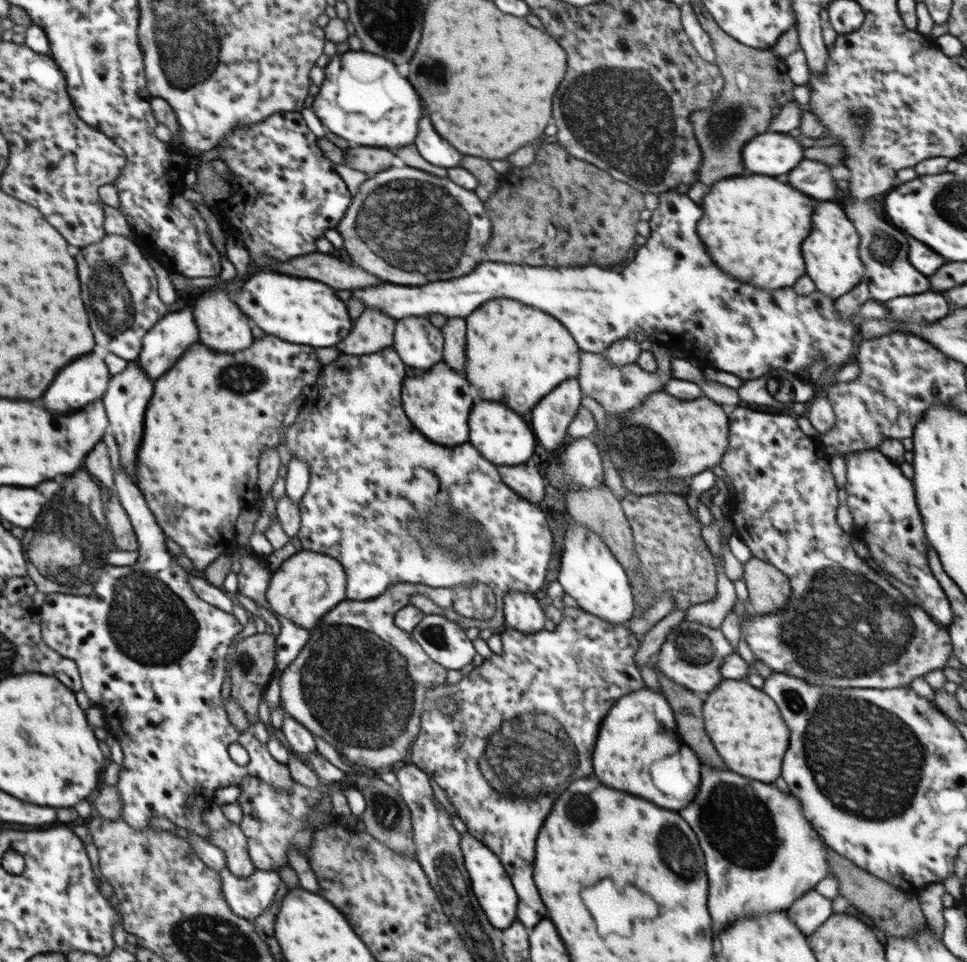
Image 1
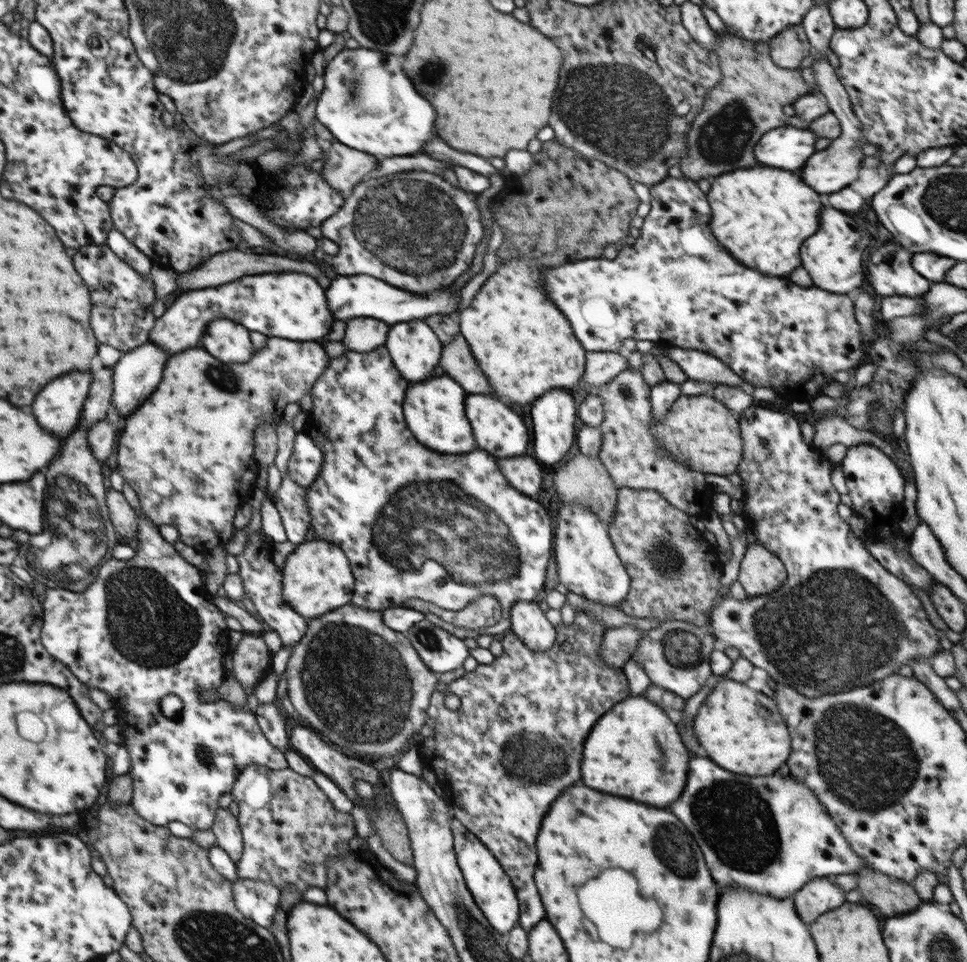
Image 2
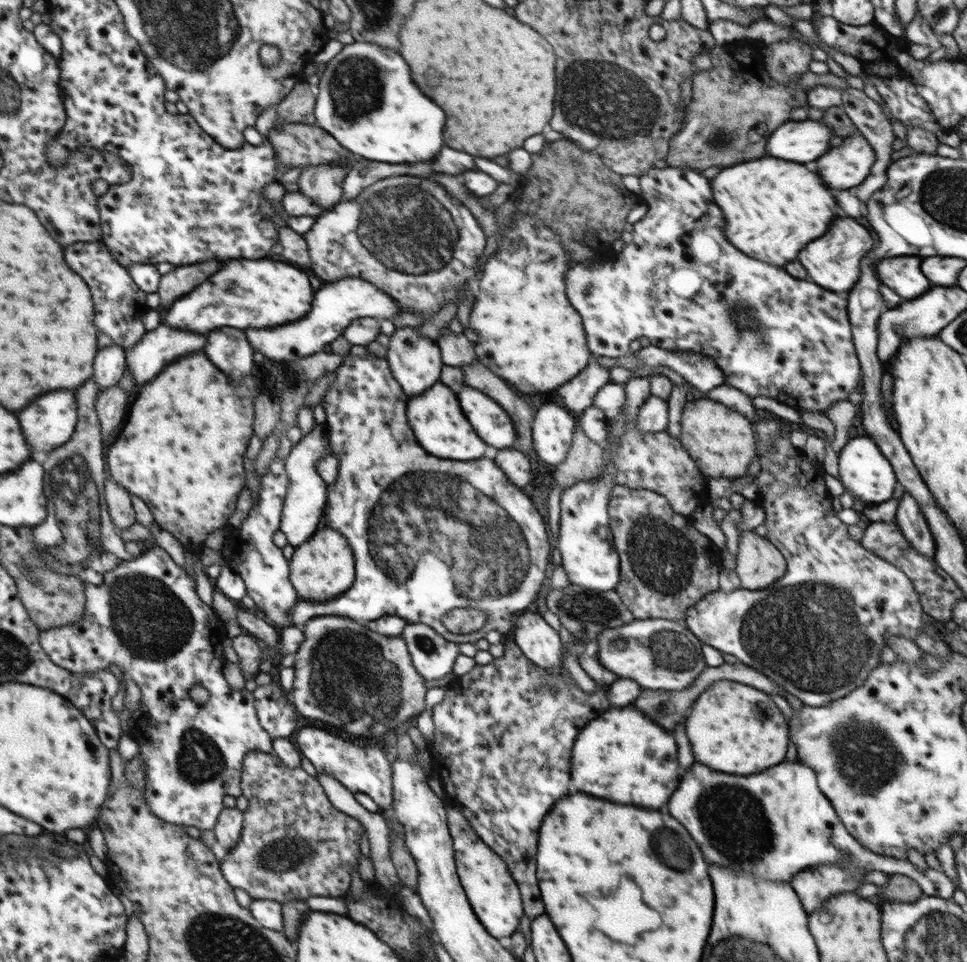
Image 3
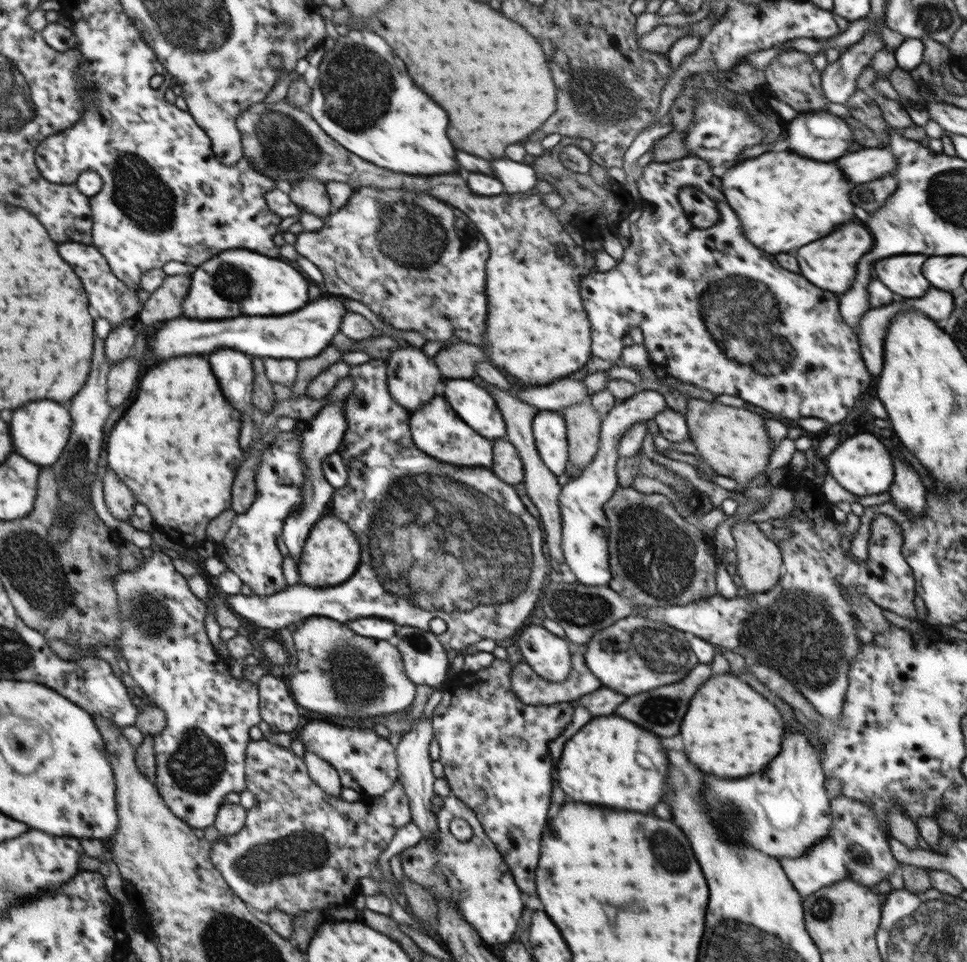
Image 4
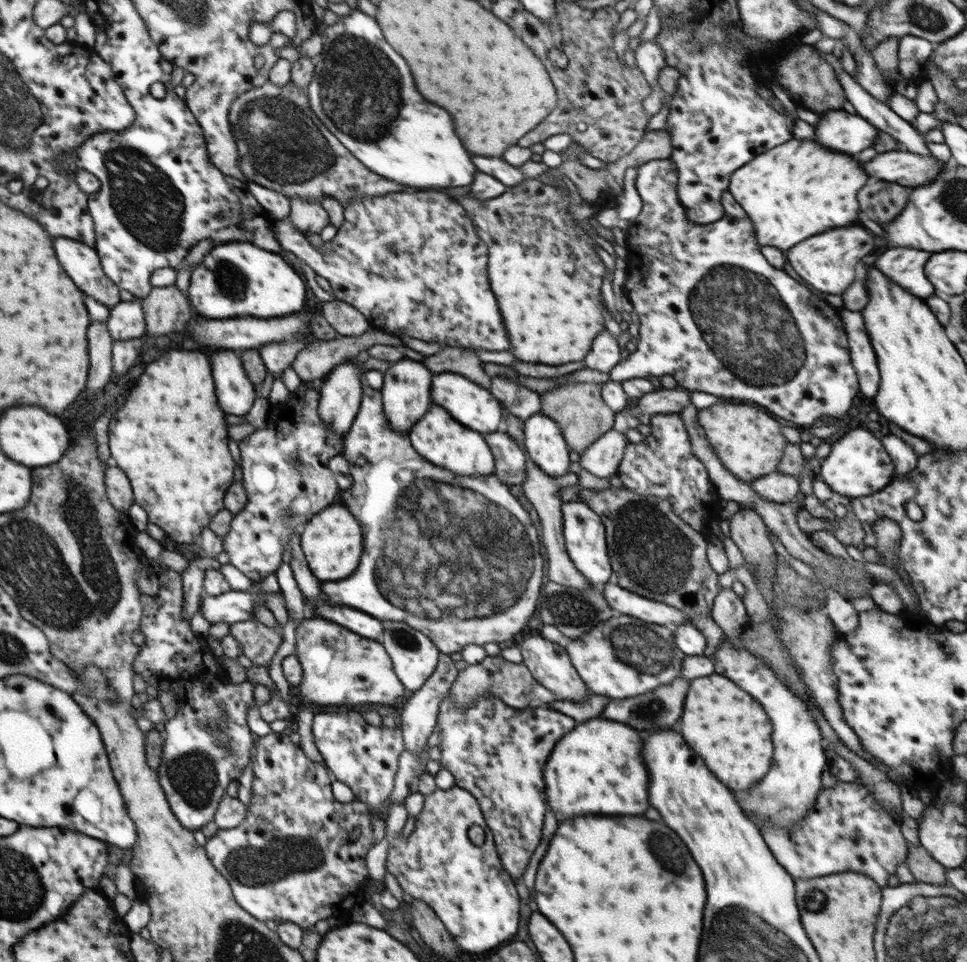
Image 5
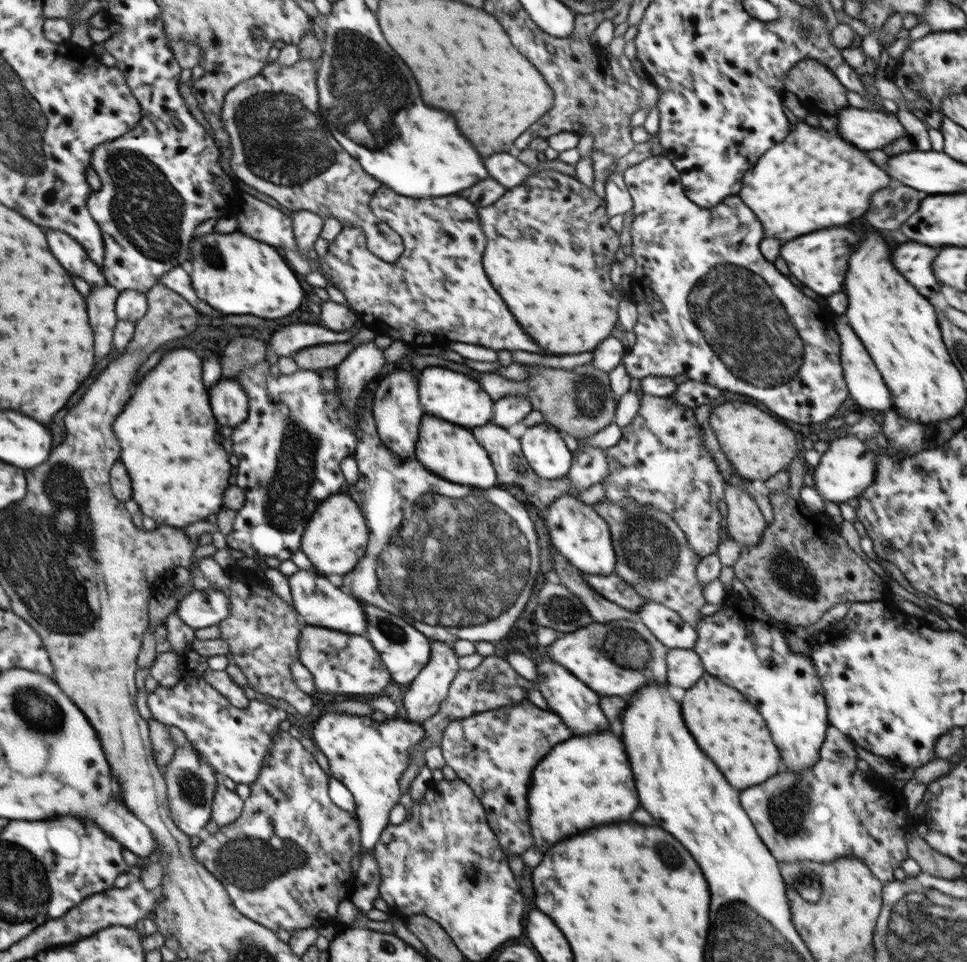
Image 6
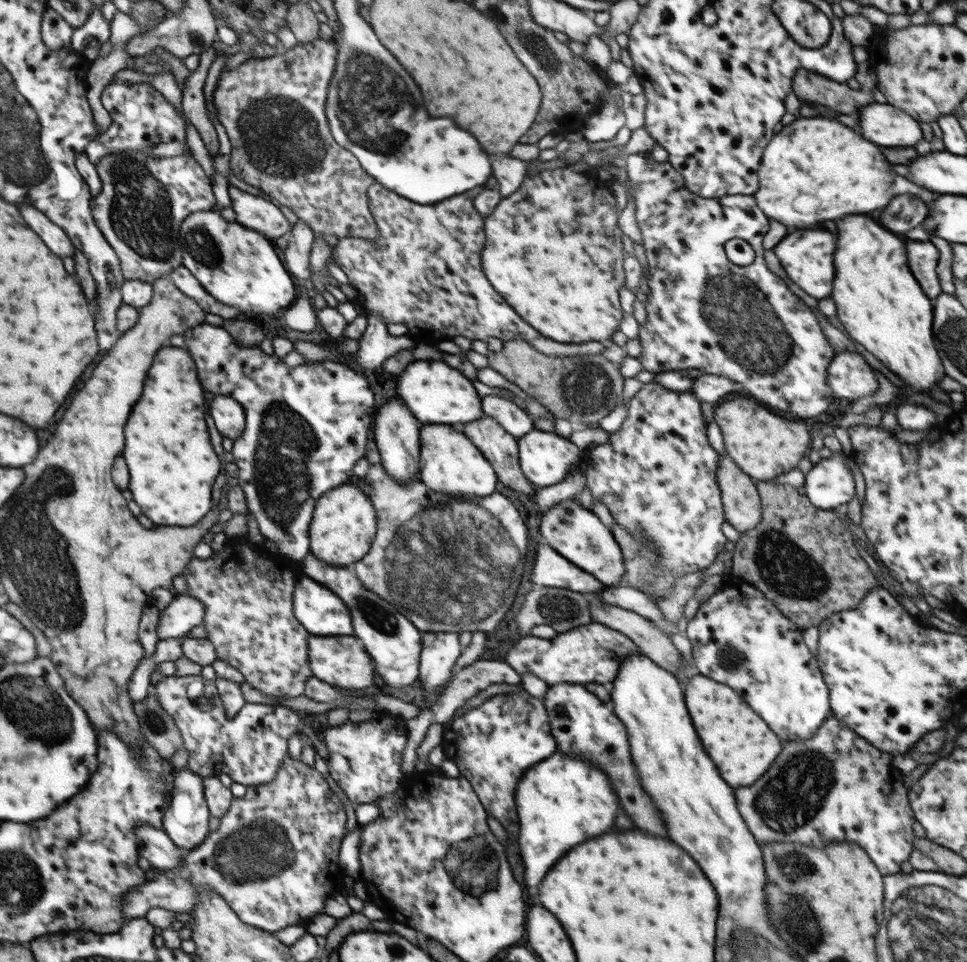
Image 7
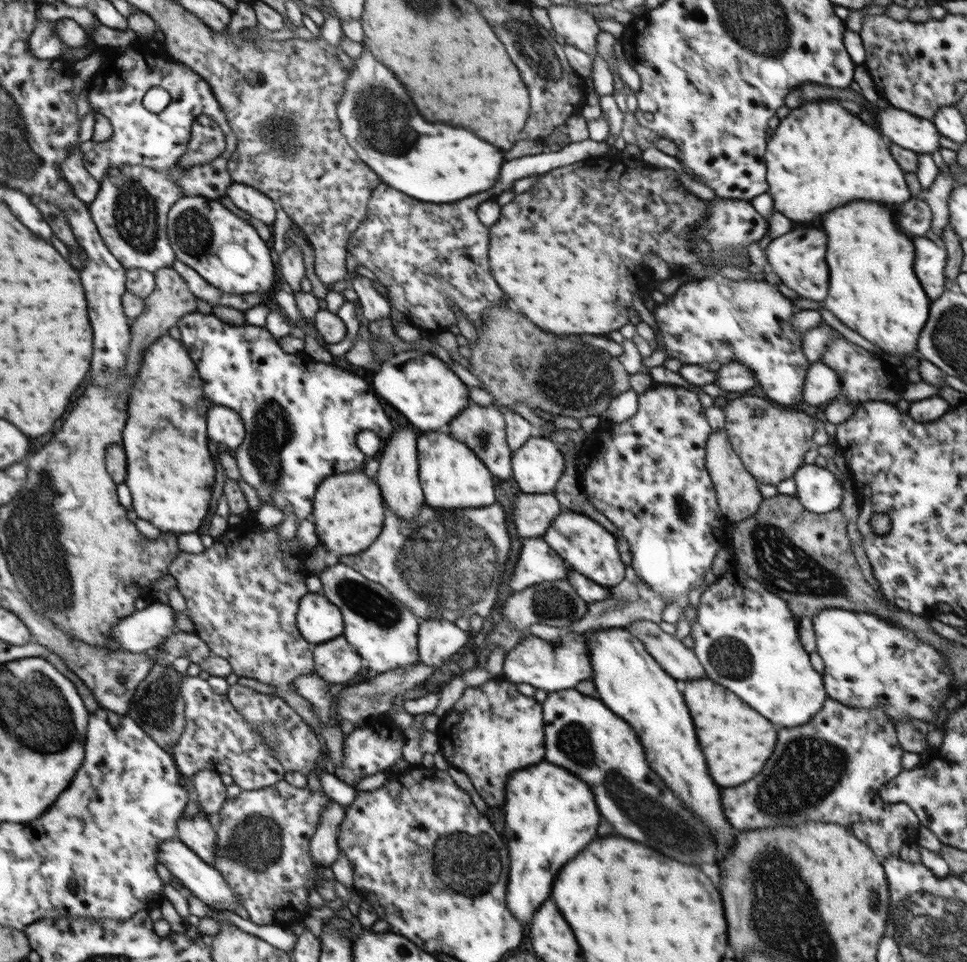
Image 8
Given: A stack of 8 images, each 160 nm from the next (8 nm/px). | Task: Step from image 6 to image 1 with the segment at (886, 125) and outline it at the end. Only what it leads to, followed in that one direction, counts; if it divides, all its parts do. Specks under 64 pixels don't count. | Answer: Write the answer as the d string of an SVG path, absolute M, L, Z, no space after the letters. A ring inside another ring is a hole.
M782 134L756 135L742 149L746 170L764 176L788 174L802 158L802 146L794 138Z

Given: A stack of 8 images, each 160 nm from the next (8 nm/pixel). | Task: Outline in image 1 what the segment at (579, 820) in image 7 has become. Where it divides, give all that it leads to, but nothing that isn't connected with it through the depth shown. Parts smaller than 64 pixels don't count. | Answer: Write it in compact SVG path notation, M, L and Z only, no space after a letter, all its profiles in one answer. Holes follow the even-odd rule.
M644 686L620 697L604 718L604 728L598 732L598 742L592 754L594 776L606 786L626 790L656 806L675 812L686 808L695 799L700 786L700 760L680 742L676 722L674 711L663 693ZM658 766L660 772L656 772ZM654 774L660 774L660 782L656 782ZM668 774L672 776L668 778Z

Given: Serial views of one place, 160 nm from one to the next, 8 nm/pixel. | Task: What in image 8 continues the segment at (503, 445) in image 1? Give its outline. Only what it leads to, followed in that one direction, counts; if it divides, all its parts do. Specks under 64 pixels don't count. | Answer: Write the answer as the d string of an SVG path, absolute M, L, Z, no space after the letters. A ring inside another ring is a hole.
M411 349L410 351L394 354L394 356L381 362L381 369L372 374L372 381L374 392L378 392L382 398L386 398L396 410L404 412L406 420L420 430L448 432L450 422L454 421L454 418L470 404L469 387L441 359L421 351Z

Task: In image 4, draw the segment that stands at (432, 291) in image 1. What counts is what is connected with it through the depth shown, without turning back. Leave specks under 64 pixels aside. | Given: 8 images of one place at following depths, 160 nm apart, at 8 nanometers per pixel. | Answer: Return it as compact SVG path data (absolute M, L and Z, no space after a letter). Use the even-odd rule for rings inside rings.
M689 155L686 158L666 163L657 163L653 160L643 169L642 176L636 178L636 186L646 205L640 219L630 224L630 236L628 238L630 248L634 248L636 254L629 255L624 252L613 269L606 272L594 271L580 280L580 296L582 296L584 308L588 312L590 324L592 324L591 354L594 357L615 364L616 361L619 361L619 356L623 351L622 338L627 336L633 327L638 326L643 332L643 345L651 358L652 367L664 369L668 375L679 378L679 381L710 391L710 394L716 394L717 397L724 394L736 396L746 401L746 403L756 404L757 407L766 409L768 412L774 412L774 415L784 416L784 418L793 422L798 422L801 418L818 418L829 426L839 422L842 423L849 412L855 409L854 404L856 404L856 400L858 400L861 393L867 390L872 375L866 368L866 363L862 358L861 346L856 332L846 324L840 314L838 295L810 284L800 274L794 274L794 272L788 272L788 270L780 268L778 262L770 254L758 250L754 244L750 244L746 240L746 236L740 230L742 226L740 226L738 215L732 210L722 192L719 173L710 168L704 159ZM682 187L698 188L700 192L703 192L710 200L714 201L716 208L719 210L719 219L717 223L714 223L714 226L709 226L704 230L694 228L694 224L690 222L678 198ZM323 292L324 296L318 300L308 301L306 306L294 314L286 314L282 318L230 318L230 322L208 322L208 320L194 320L184 316L164 322L165 325L154 334L150 340L150 348L154 358L168 360L174 356L186 356L186 354L208 354L216 348L231 348L246 352L251 357L280 358L301 360L318 356L329 344L333 336L341 330L341 322L347 313L343 297Z

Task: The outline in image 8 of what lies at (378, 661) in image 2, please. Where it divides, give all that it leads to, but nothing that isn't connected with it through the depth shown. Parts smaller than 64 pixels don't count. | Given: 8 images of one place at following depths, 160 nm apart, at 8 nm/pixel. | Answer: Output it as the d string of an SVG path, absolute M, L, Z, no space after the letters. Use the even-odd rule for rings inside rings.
M344 635L312 646L315 672L334 684L350 682L362 670L362 657Z

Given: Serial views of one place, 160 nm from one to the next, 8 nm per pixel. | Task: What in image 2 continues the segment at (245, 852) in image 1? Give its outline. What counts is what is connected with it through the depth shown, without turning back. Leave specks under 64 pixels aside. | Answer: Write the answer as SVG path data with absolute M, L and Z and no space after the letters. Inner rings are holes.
M219 808L212 831L217 838L216 844L225 850L235 863L238 862L243 857L243 836L237 817L228 809Z

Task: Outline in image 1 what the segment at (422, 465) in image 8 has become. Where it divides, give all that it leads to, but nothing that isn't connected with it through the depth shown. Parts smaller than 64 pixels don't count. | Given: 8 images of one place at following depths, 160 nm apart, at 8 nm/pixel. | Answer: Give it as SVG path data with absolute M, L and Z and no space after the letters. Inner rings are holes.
M444 362L433 364L420 376L404 379L402 406L406 417L426 438L444 446L456 446L468 442L468 414L472 408L472 396L468 394L468 380L446 368Z

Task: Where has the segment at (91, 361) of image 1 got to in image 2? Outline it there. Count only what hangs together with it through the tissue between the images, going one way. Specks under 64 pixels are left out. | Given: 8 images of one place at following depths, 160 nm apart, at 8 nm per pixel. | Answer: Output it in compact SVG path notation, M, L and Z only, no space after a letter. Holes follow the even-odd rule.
M93 371L66 374L42 390L42 398L34 402L32 410L42 418L42 426L50 426L54 434L68 438L81 421L92 384Z

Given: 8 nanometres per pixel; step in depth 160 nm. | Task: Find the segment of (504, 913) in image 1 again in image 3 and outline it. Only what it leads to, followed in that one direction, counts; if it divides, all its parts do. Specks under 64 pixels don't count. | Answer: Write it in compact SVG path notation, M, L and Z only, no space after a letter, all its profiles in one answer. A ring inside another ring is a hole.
M448 803L447 815L457 874L470 907L490 936L496 939L512 937L524 912L518 886L512 880L506 862L476 834L460 808Z

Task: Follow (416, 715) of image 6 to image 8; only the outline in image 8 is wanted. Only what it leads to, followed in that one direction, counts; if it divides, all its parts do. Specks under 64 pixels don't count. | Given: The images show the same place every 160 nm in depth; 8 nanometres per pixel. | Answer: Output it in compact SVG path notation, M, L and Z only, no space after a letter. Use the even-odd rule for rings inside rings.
M429 618L420 622L417 649L420 663L440 667L457 654L470 635L445 618Z

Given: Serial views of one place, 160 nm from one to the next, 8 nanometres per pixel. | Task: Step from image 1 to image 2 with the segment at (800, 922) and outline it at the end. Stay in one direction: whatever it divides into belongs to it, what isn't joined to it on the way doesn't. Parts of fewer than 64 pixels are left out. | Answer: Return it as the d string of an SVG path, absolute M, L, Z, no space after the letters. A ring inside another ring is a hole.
M823 877L810 879L810 882L792 896L792 901L802 922L809 925L821 914L845 904L846 894L828 880L828 877Z

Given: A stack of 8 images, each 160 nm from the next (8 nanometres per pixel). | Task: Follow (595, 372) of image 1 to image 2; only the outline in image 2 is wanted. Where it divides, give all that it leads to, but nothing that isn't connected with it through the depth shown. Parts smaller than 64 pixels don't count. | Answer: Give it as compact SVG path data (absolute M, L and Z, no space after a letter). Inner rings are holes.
M641 369L622 370L610 383L600 388L588 388L580 380L574 390L600 397L604 403L604 419L599 425L603 443L598 458L618 489L655 490L672 506L690 515L701 512L701 498L707 485L705 474L674 461L666 449L657 446L651 424L651 387L644 380Z

